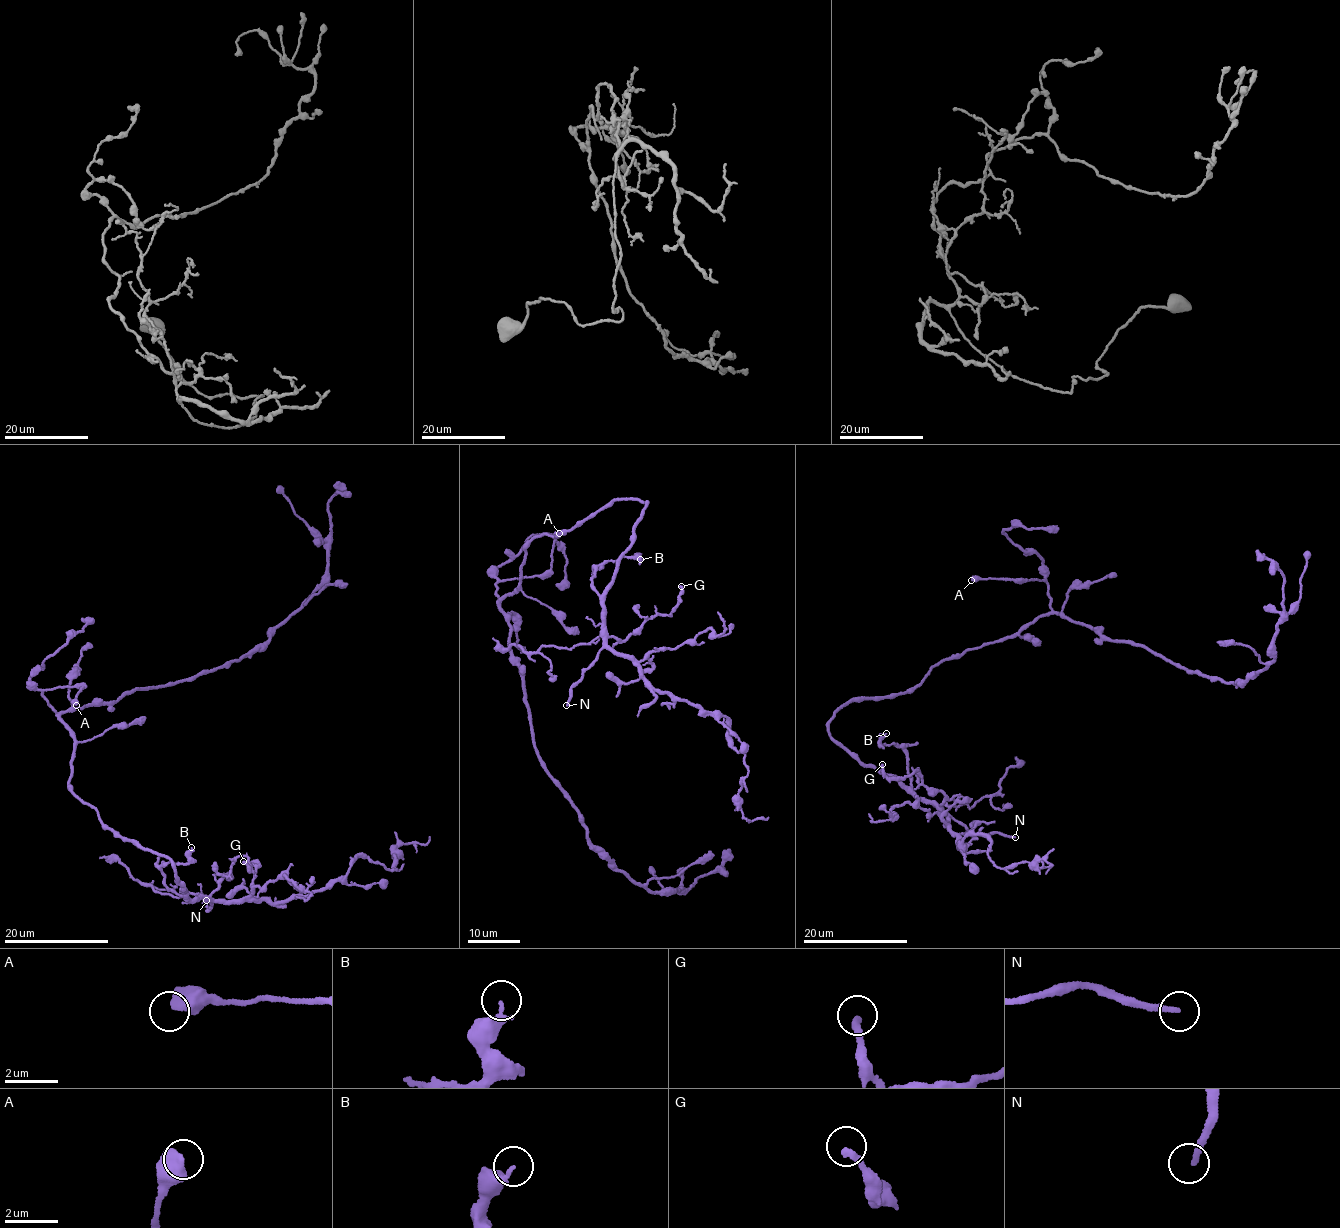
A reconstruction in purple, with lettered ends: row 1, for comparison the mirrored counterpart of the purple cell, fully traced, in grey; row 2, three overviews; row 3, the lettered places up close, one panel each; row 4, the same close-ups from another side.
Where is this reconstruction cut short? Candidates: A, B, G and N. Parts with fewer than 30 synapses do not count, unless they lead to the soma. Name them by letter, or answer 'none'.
N

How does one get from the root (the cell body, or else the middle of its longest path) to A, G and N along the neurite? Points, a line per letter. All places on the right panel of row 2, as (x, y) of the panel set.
A: (941, 661), (1012, 637), (1051, 610), (1045, 581), (971, 580)
G: (941, 661), (908, 691), (847, 702), (828, 732), (941, 807), (945, 794), (917, 770), (888, 778), (882, 764)
N: (941, 661), (908, 691), (847, 702), (828, 732), (862, 762), (941, 804), (974, 833), (1015, 837)

